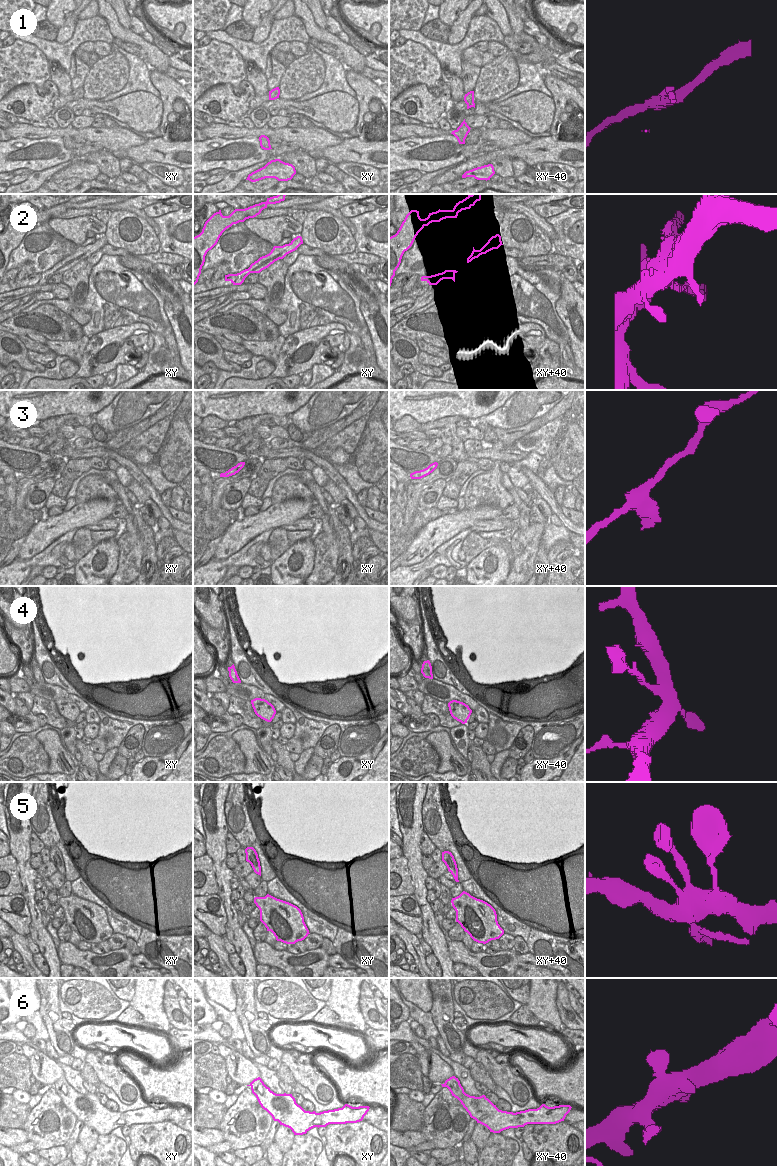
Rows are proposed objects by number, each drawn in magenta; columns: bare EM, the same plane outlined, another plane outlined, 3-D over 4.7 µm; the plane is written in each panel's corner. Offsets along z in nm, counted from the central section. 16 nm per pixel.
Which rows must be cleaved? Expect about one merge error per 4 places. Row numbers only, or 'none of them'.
2, 4

